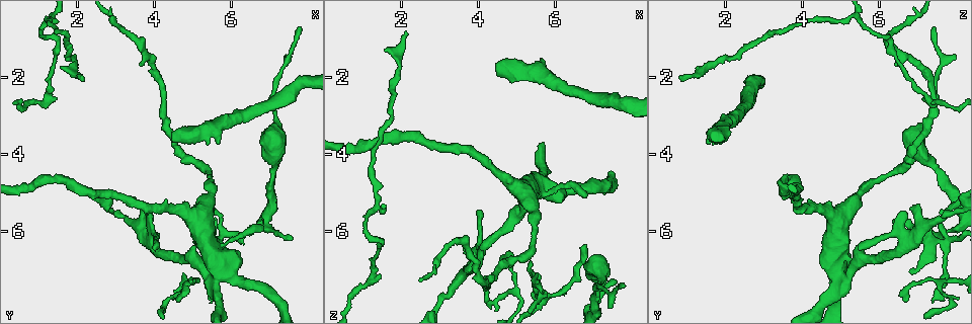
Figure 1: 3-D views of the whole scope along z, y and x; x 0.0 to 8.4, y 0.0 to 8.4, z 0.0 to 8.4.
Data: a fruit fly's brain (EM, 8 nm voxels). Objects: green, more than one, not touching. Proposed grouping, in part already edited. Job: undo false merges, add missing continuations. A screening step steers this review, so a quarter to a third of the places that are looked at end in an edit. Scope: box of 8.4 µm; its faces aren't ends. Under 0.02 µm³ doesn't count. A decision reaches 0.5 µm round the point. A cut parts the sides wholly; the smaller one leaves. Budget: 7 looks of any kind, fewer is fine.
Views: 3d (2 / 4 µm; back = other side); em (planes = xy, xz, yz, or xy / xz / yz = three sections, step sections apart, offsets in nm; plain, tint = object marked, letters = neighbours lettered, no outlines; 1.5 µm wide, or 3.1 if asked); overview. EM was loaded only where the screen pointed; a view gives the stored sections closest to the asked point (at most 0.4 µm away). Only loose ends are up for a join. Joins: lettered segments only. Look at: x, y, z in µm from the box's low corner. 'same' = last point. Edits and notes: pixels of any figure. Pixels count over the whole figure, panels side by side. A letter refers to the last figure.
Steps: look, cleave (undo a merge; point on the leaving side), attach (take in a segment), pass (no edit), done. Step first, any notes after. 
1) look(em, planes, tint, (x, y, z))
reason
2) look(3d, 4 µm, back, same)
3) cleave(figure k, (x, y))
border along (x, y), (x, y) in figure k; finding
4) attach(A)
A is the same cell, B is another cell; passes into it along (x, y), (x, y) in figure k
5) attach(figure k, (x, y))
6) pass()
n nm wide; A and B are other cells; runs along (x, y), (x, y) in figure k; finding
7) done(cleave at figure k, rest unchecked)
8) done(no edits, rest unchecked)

look(3d, 2 µm, (6.80, 5.70, 6.30))
tapers out

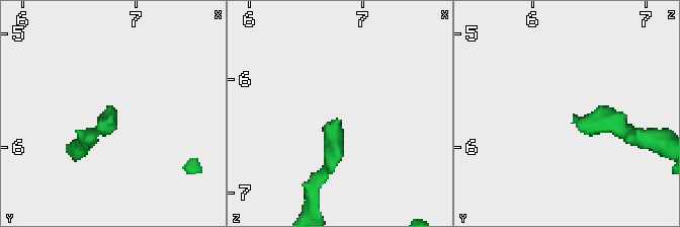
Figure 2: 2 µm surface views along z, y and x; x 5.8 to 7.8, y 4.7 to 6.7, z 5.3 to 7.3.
look(em, planes, letters, (6.80, 5.72, 6.34))
shape alone is not enough

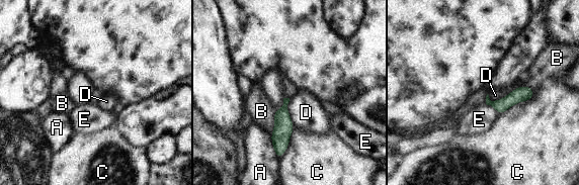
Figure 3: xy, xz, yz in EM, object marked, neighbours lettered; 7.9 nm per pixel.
pass()
A, B, C, D and E are other cells; border along (525, 85), (497, 100), (487, 94) in figure 3; no lettered segment goes on from it

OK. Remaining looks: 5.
look(3d, 4 µm, (5.35, 7.10, 6.80))
thin end

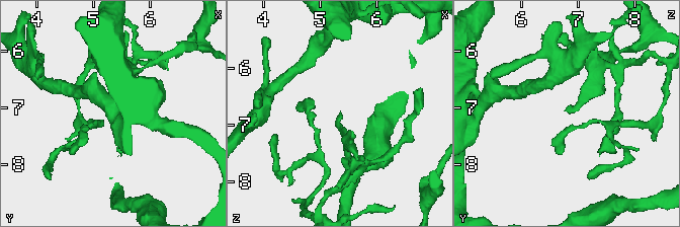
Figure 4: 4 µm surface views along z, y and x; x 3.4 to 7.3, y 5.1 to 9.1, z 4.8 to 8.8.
look(em, planes, letters, (5.35, 7.10, 6.85))
need the tissue

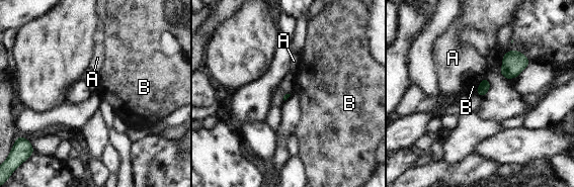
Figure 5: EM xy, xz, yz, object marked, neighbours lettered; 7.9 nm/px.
pass()
A and B are other cells; border along (482, 78), (475, 92) in figure 5; none of them fits

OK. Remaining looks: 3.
look(3d, 2 µm, (5.40, 4.70, 5.95))
thick turns thin

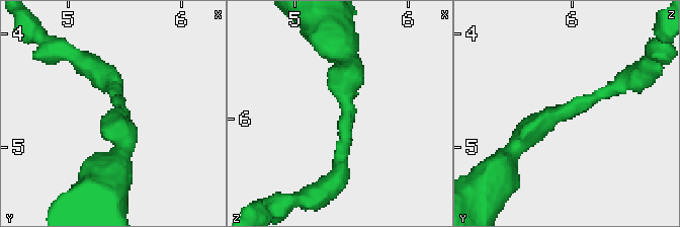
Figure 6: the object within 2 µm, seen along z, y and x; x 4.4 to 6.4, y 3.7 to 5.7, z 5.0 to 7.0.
look(em, planes, letters, (5.44, 4.64, 6.00))
now the EM

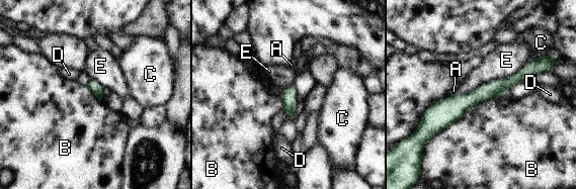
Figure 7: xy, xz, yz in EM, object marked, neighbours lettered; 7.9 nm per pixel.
pass()
A, B, C, D and E are other cells; border along (498, 96), (473, 104), (429, 138) in figure 7; one neuron here

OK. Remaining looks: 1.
done(no edits, rest unchecked)

